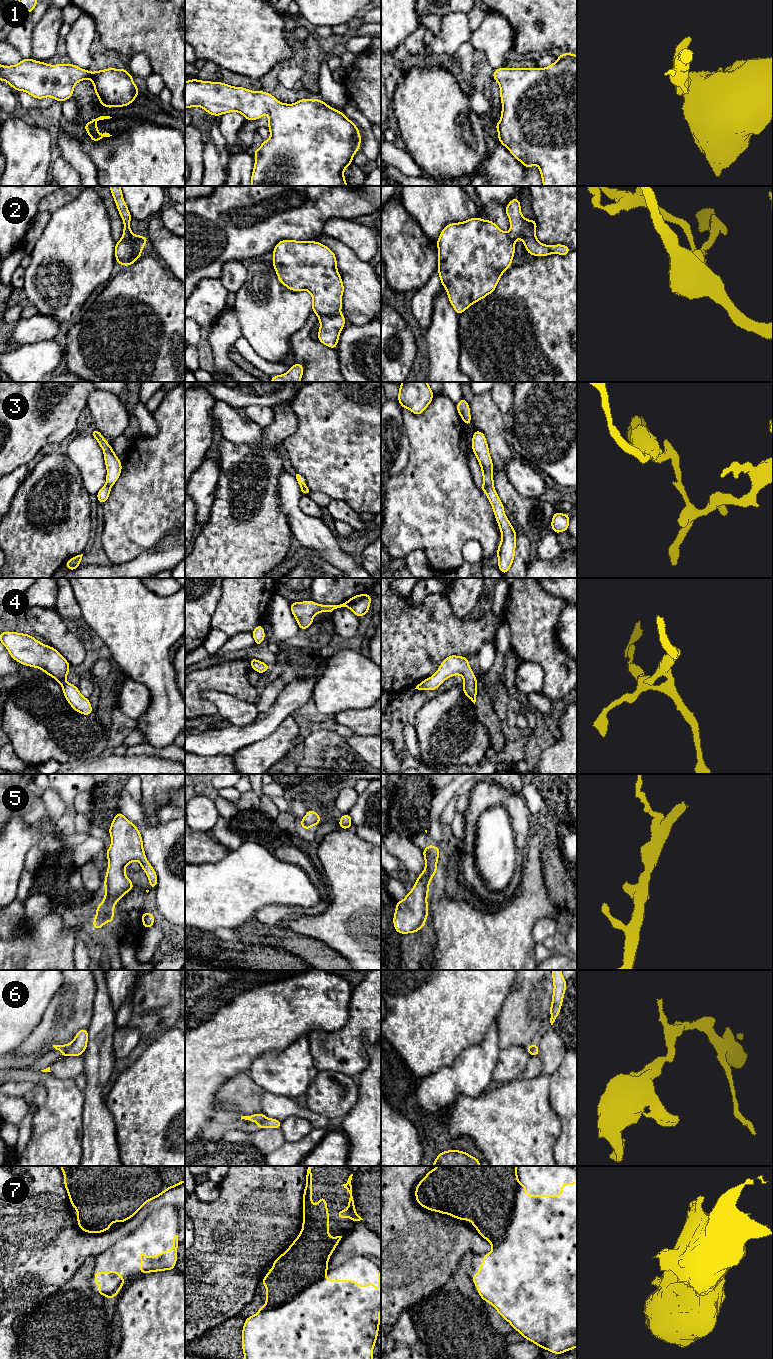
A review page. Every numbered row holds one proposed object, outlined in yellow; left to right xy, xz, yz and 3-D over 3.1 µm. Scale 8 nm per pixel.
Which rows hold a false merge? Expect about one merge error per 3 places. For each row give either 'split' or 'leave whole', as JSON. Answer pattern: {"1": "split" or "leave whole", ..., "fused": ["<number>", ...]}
{"1": "leave whole", "2": "split", "3": "split", "4": "leave whole", "5": "leave whole", "6": "split", "7": "split", "fused": ["2", "3", "6", "7"]}

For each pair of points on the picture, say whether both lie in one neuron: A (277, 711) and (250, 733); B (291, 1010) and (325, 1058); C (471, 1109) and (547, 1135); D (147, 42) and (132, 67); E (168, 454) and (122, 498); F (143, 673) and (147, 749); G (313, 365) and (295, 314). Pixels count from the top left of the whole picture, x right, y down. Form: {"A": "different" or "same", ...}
{"A": "same", "B": "different", "C": "same", "D": "different", "E": "same", "F": "different", "G": "different"}

